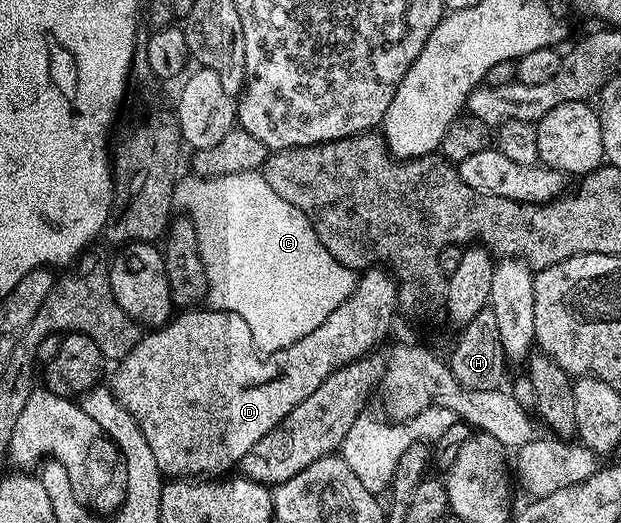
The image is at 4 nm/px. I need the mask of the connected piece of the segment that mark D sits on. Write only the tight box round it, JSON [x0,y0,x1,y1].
[110,267,398,478]

